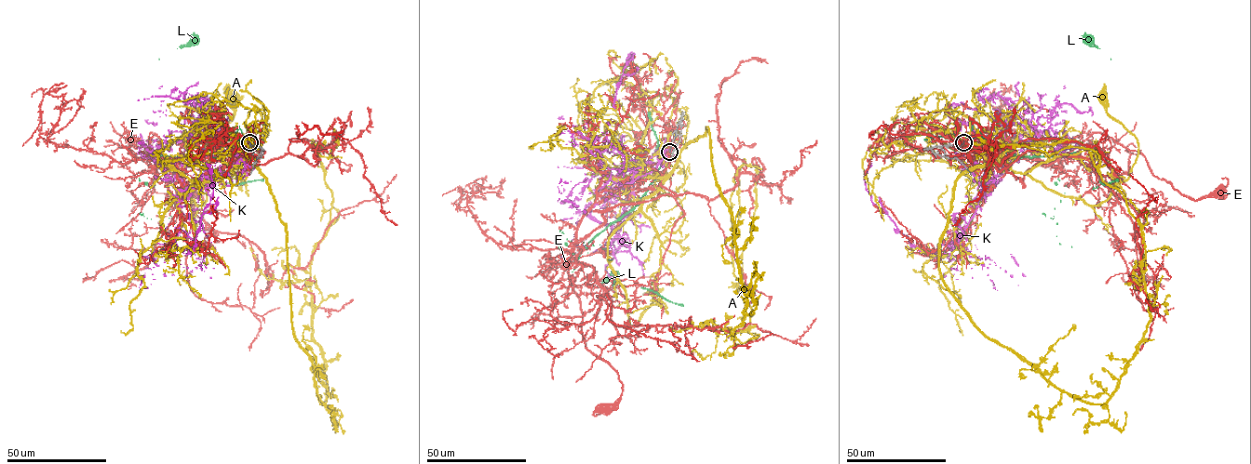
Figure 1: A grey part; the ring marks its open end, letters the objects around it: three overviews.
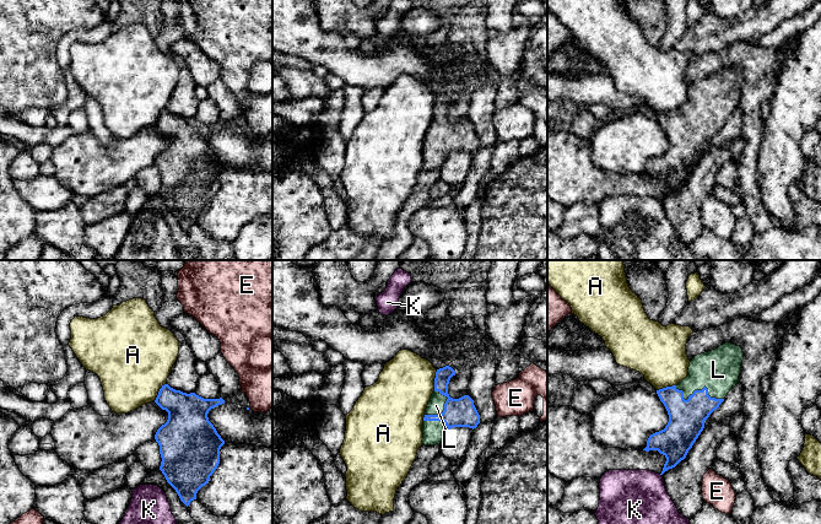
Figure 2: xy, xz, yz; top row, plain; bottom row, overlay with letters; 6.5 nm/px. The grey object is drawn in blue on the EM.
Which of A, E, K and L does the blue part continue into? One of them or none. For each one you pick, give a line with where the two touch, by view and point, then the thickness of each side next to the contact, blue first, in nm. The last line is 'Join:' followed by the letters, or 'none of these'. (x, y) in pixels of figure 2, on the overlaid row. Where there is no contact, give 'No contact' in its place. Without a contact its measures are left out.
L: Touches blue at yz (698, 390). Thickness 240 nm (blue) against 280 nm
Join: L

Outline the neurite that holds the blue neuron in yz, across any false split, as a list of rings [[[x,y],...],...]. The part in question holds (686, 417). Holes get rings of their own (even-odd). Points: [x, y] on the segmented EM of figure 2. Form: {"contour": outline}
{"contour": [[[725,342],[718,349],[697,355],[692,358],[688,374],[677,385],[657,390],[664,404],[669,422],[664,430],[649,436],[646,452],[658,450],[666,458],[663,475],[684,460],[704,428],[704,421],[719,407],[728,393],[739,383],[744,352],[740,346]]]}

